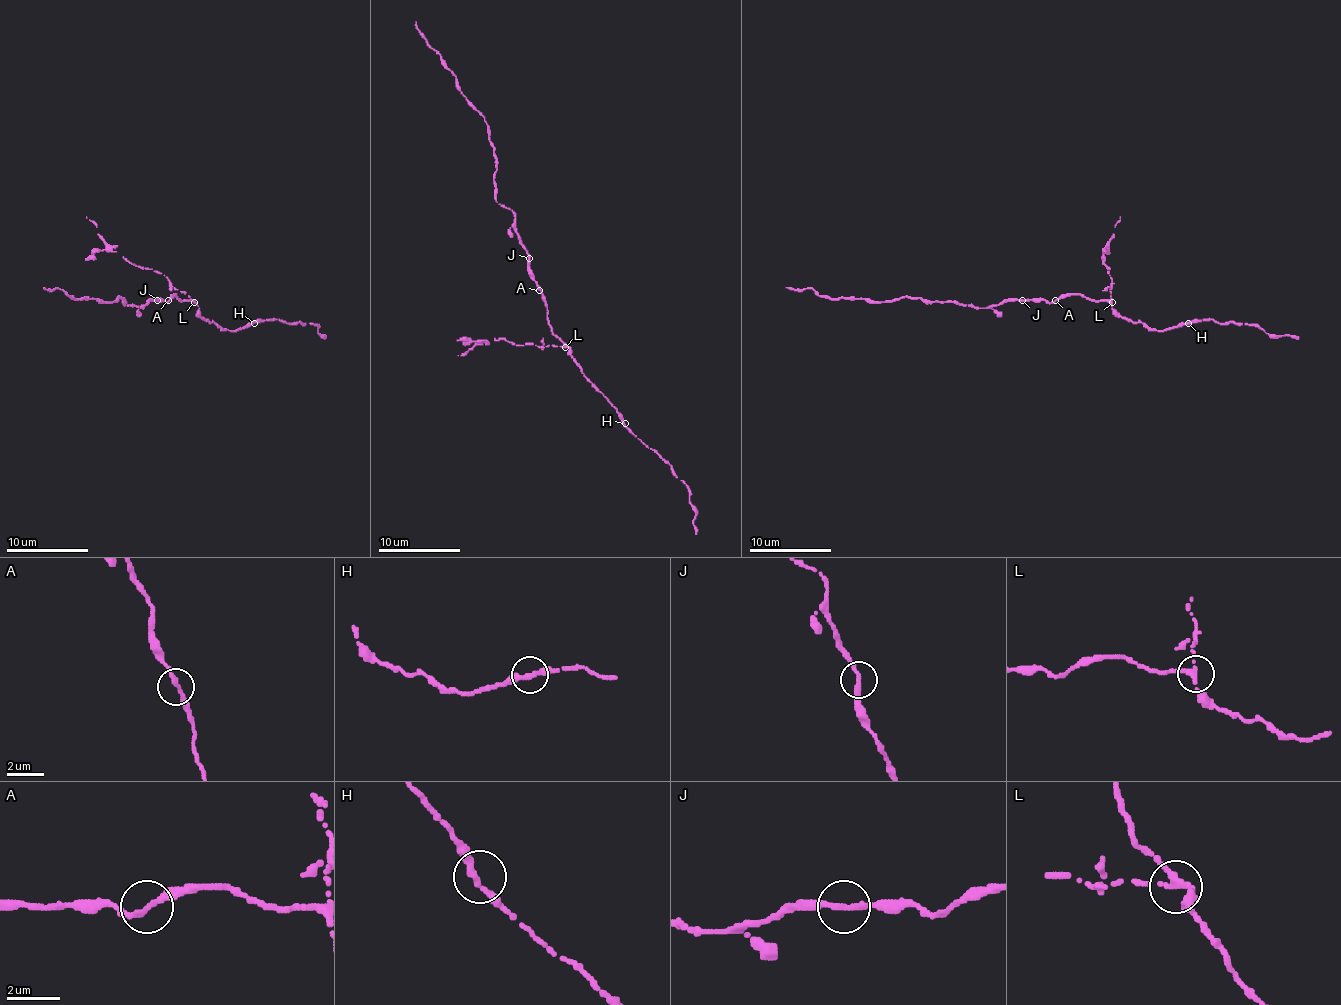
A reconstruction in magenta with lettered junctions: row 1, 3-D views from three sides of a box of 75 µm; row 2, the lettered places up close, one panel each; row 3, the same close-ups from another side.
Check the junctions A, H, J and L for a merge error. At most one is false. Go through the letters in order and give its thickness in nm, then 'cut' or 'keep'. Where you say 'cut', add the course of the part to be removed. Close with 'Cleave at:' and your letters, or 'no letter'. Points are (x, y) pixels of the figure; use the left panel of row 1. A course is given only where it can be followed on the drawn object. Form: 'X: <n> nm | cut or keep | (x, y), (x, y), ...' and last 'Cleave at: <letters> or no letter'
A: 220 nm | keep
H: 280 nm | keep
J: 260 nm | keep
L: 260 nm | cut | (194, 302), (172, 286), (161, 273), (129, 263), (108, 245), (86, 216)
Cleave at: L

